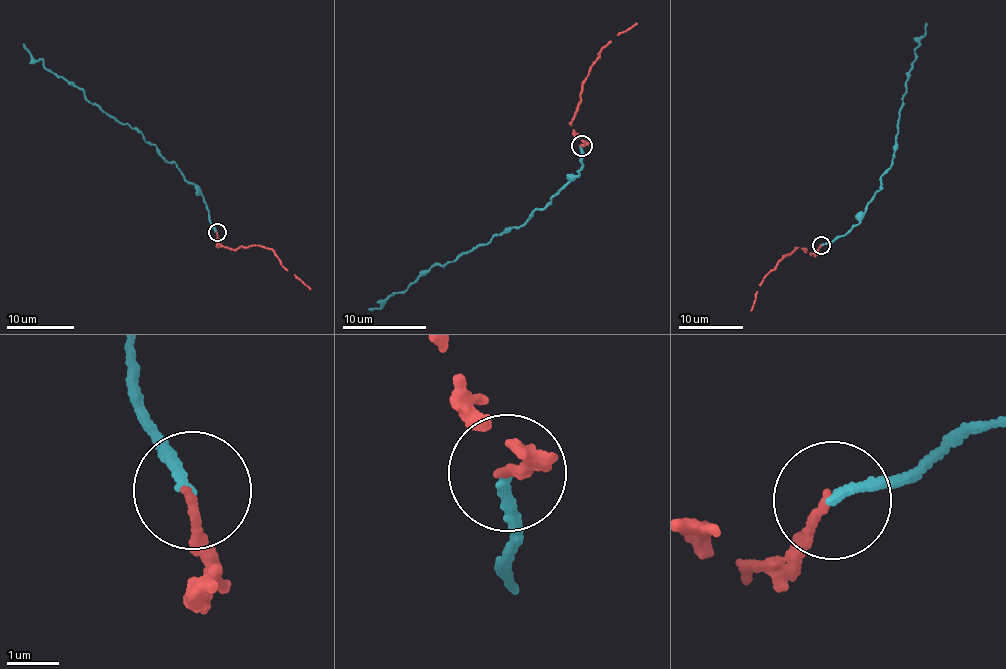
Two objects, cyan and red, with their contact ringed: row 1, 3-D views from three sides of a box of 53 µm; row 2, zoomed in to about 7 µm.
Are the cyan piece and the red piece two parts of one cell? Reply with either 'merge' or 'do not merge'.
merge

